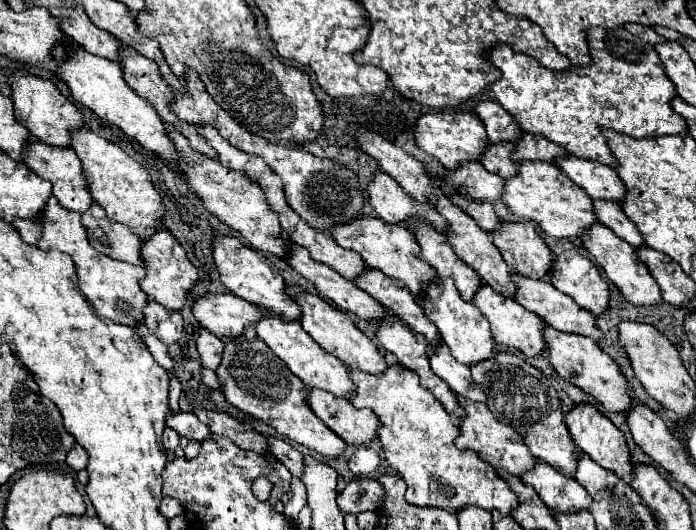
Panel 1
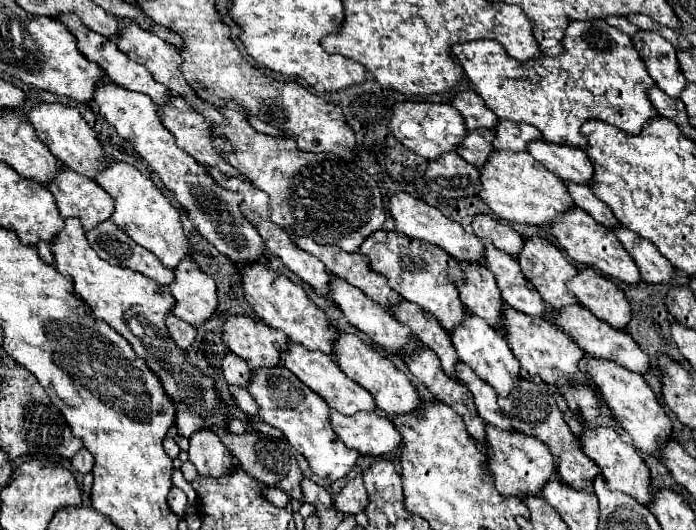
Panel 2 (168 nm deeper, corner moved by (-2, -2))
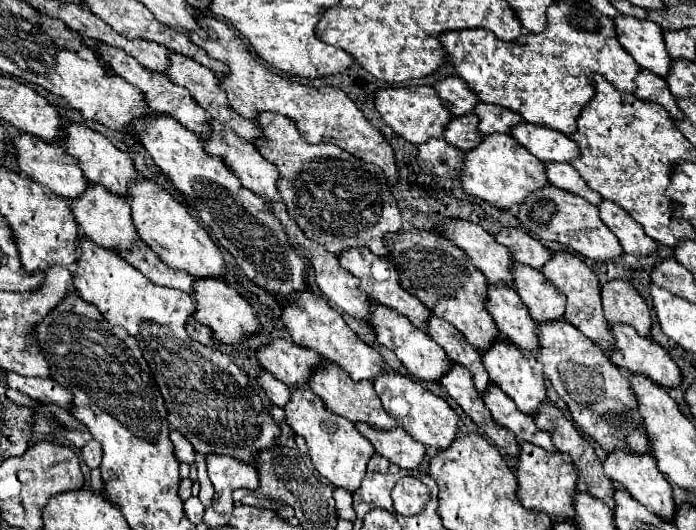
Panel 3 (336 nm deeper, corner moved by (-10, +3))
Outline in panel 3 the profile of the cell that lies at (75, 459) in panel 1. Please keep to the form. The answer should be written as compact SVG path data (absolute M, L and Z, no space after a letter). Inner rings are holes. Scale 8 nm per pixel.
M91 440L89 444L85 444L81 448L81 454L83 454L83 462L89 466L89 468L99 468L101 464L101 444L97 440Z

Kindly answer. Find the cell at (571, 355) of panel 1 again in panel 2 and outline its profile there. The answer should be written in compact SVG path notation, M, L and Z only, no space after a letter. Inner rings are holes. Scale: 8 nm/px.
M583 357L579 361L579 369L595 383L595 391L599 393L601 401L609 407L613 417L623 425L623 429L633 437L633 445L645 453L653 453L659 457L657 451L657 437L665 441L671 435L671 421L665 413L665 409L657 403L657 397L653 395L651 387L645 383L643 375L633 373L615 361L609 359L597 359L597 357Z

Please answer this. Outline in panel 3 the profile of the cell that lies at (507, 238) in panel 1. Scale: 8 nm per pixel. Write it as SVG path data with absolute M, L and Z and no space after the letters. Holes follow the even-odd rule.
M555 252L551 256L551 260L543 266L543 276L555 284L565 296L567 296L567 310L565 310L565 320L571 322L577 330L581 330L587 338L591 338L601 350L603 354L611 356L613 346L615 346L615 338L611 334L611 328L603 316L603 304L601 304L601 286L597 280L597 274L577 256L569 254L569 252Z

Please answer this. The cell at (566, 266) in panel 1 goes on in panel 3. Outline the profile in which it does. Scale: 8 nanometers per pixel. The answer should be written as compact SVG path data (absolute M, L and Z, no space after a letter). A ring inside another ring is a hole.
M613 280L603 286L603 308L609 324L629 324L639 336L649 336L651 314L637 290L623 280Z

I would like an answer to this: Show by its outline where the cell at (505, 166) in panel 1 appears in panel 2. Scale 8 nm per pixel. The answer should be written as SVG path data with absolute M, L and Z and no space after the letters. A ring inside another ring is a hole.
M483 129L483 133L471 133L469 131L467 141L463 141L463 145L459 147L459 155L465 161L469 161L471 165L481 169L487 163L489 155L495 151L493 139L495 139L493 131L485 131L485 129Z

